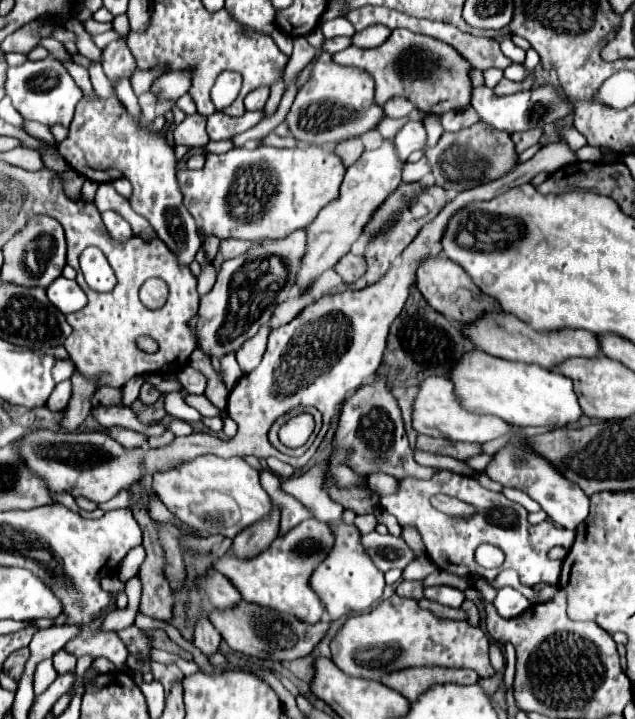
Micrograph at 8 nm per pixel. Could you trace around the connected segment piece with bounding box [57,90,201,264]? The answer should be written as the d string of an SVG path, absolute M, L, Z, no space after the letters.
M151 90L139 96L139 118L131 116L127 106L117 96L83 96L75 108L69 136L57 146L57 150L63 154L65 162L87 180L101 184L117 178L127 178L133 186L133 210L151 222L157 236L167 244L171 252L177 254L179 262L191 264L197 250L201 248L201 238L197 234L195 220L183 206L183 196L179 194L175 178L177 158L173 154L173 146L159 130L149 132L153 120L157 118L157 106L159 96Z

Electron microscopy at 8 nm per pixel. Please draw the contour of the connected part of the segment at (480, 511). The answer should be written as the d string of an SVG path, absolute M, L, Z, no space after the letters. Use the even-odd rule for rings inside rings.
M449 470L437 472L431 480L419 480L413 476L401 478L399 480L399 488L393 494L381 496L379 498L379 506L383 510L387 510L389 514L393 514L397 518L397 522L401 526L413 526L419 530L425 548L427 548L427 556L435 562L437 568L445 568L449 570L451 564L465 568L465 574L481 574L487 580L495 580L497 574L505 568L513 568L519 572L519 580L525 586L537 586L537 584L555 584L559 580L559 572L561 572L561 562L553 562L547 558L547 552L553 546L563 546L563 544L573 544L575 540L575 532L573 530L563 530L557 528L553 522L545 520L537 526L527 522L527 510L517 504L507 500L503 494L499 492L489 492L485 490L475 478L465 476L465 474L455 474ZM435 494L447 494L453 496L461 502L467 502L471 506L475 506L475 514L469 518L461 518L461 516L447 516L439 510L435 510L429 502L431 496ZM481 542L491 542L497 548L501 548L505 552L505 562L503 566L495 568L495 570L485 570L481 568L473 554L475 548Z

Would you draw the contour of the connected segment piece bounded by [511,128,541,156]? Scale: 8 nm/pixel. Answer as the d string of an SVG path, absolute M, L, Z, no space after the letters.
M535 128L535 130L527 130L527 132L515 132L511 134L511 140L515 144L515 154L519 156L521 152L525 152L529 146L537 144L539 142L539 136L541 136L541 130Z

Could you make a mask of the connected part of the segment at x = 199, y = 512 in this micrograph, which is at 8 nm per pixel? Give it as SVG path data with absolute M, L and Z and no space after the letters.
M215 456L195 458L165 474L153 474L153 488L177 520L225 538L235 538L241 530L269 518L273 512L273 502L259 482L259 472L239 456L227 460Z

